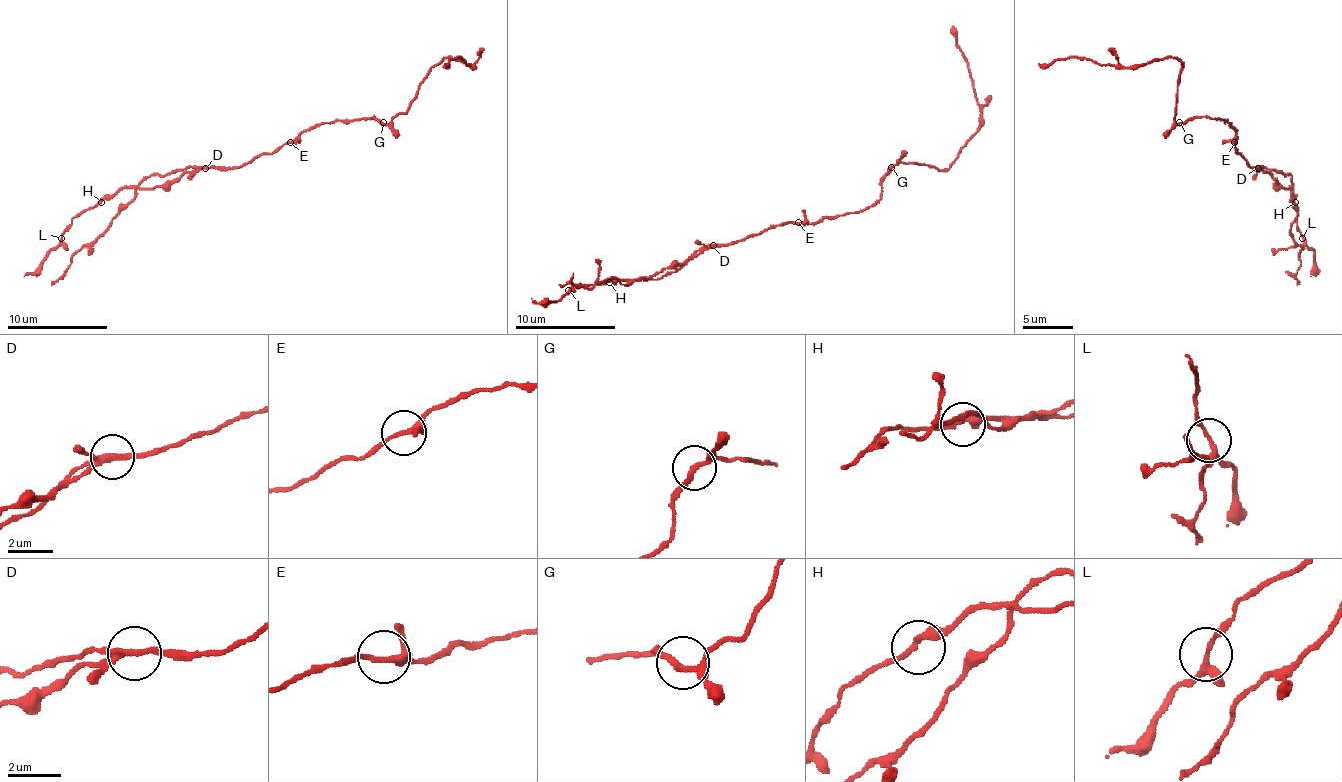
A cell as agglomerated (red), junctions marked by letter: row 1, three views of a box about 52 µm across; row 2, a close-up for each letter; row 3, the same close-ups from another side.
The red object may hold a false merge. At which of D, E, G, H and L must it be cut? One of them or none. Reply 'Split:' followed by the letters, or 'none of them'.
Split: D

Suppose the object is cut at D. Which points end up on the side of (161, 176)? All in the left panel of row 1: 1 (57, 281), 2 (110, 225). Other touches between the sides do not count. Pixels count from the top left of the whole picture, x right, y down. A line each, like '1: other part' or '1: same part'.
1: same part
2: same part

